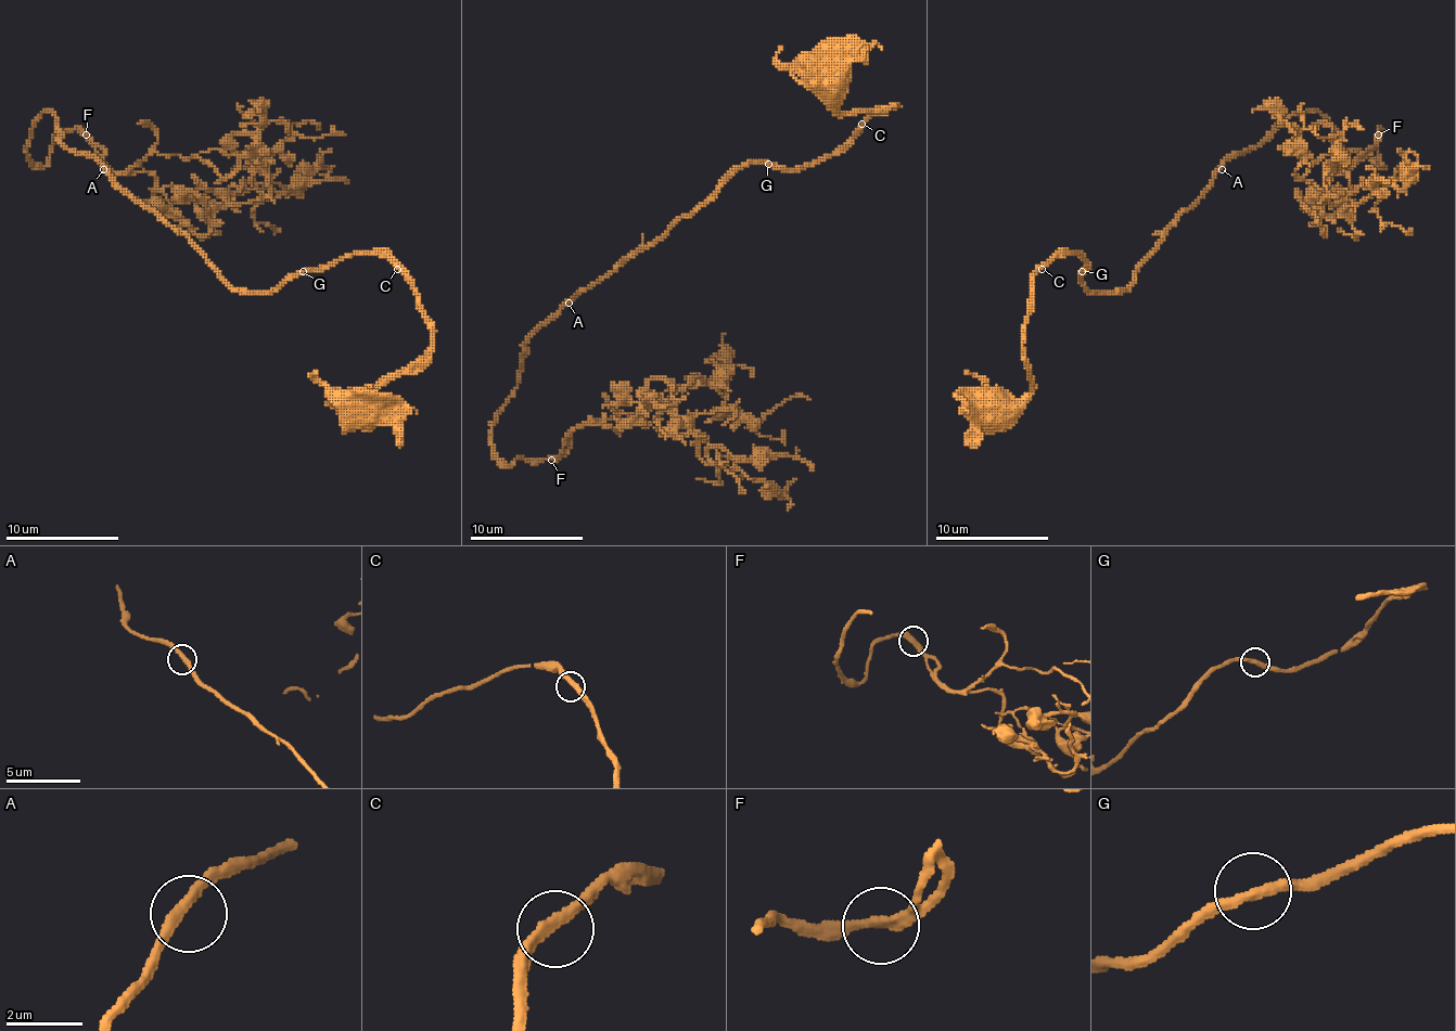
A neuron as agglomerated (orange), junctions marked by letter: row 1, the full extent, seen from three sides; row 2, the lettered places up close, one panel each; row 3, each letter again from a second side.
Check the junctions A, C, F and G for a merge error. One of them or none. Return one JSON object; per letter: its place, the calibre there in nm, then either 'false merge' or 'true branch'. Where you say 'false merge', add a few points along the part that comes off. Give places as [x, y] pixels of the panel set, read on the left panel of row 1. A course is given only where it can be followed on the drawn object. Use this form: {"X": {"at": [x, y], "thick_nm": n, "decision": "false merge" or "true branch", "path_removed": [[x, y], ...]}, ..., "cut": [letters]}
{"A": {"at": [103, 169], "thick_nm": 300, "decision": "true branch"}, "C": {"at": [397, 269], "thick_nm": 280, "decision": "true branch"}, "F": {"at": [86, 134], "thick_nm": 280, "decision": "true branch"}, "G": {"at": [303, 271], "thick_nm": 280, "decision": "true branch"}, "cut": []}

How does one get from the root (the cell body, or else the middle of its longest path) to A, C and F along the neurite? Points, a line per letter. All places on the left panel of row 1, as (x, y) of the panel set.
A: (360, 408), (357, 390), (366, 399), (431, 345), (420, 294), (385, 254), (238, 292), (103, 169)
C: (360, 408), (354, 404), (357, 390), (366, 399), (411, 368), (431, 345), (431, 325), (420, 294), (397, 269)
F: (360, 408), (431, 345), (403, 271), (348, 254), (238, 292), (52, 112), (27, 155), (87, 134)

